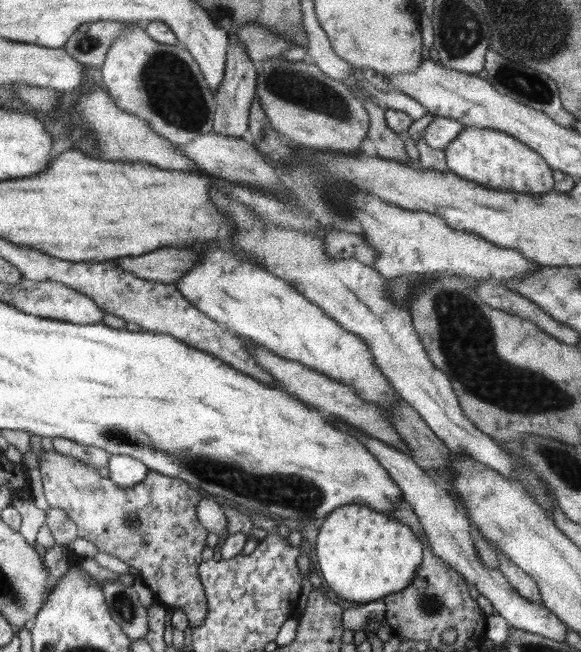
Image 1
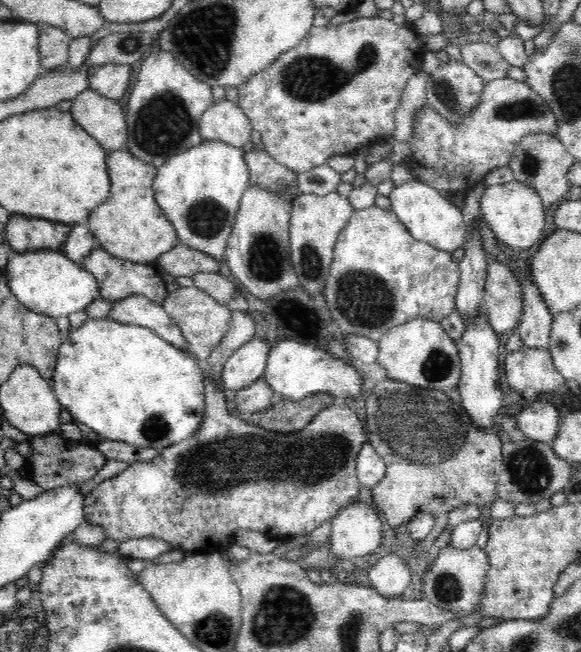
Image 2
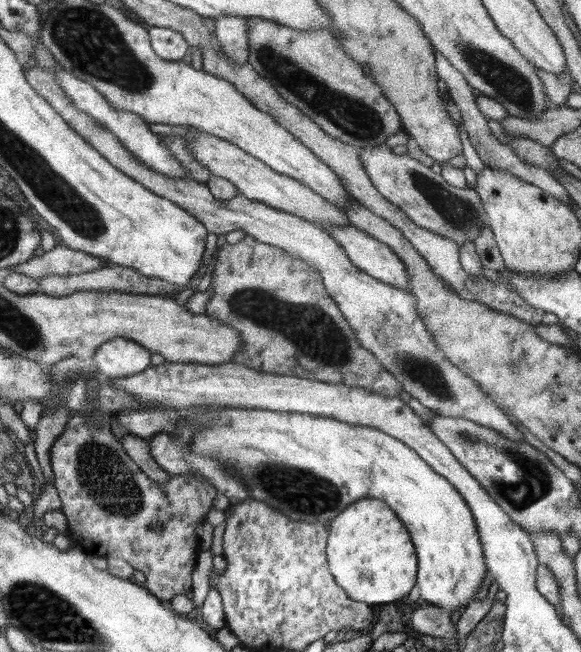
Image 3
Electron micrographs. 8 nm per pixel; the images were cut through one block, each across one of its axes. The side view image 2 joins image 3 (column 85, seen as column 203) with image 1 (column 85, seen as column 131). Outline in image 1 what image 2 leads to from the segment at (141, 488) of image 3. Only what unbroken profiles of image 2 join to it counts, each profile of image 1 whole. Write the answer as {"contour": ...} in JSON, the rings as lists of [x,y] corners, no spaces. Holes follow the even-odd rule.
{"contour":[[[54,450],[42,451],[39,460],[39,470],[43,486],[42,490],[44,490],[44,496],[48,501],[49,508],[58,508],[59,510],[64,511],[64,514],[66,514],[66,516],[76,524],[78,536],[80,538],[90,540],[90,542],[98,548],[99,552],[111,554],[112,556],[126,562],[129,567],[132,566],[132,568],[136,568],[136,570],[138,570],[139,578],[148,588],[150,588],[150,590],[152,590],[155,601],[160,601],[167,608],[182,609],[188,617],[189,626],[191,628],[202,626],[202,622],[204,622],[204,618],[206,618],[206,614],[208,614],[208,601],[206,601],[204,587],[200,582],[199,564],[202,562],[202,550],[206,548],[206,536],[208,530],[202,526],[202,523],[200,523],[196,516],[198,504],[203,500],[196,488],[192,487],[192,485],[185,480],[169,477],[150,469],[148,469],[148,473],[146,473],[144,480],[141,480],[138,484],[130,486],[130,488],[120,488],[120,486],[116,486],[110,478],[103,478],[98,472],[98,469],[94,466],[80,462],[80,460],[76,460],[73,456],[60,454]]]}

